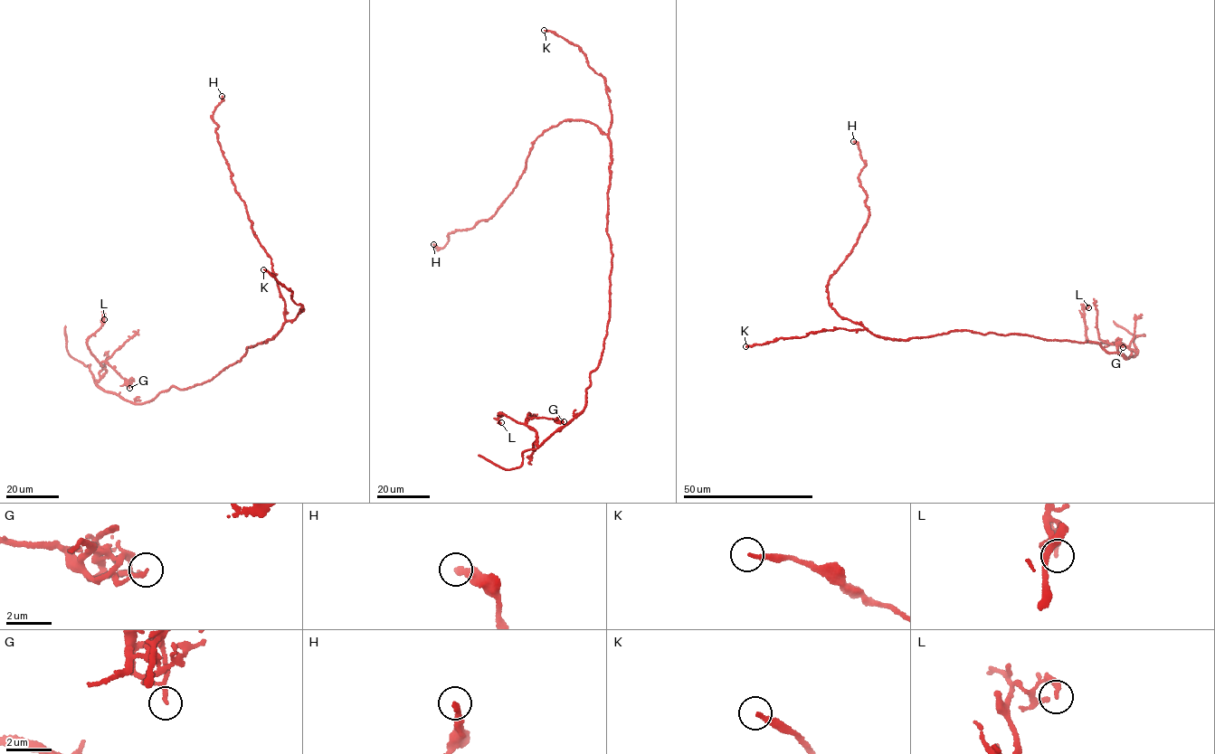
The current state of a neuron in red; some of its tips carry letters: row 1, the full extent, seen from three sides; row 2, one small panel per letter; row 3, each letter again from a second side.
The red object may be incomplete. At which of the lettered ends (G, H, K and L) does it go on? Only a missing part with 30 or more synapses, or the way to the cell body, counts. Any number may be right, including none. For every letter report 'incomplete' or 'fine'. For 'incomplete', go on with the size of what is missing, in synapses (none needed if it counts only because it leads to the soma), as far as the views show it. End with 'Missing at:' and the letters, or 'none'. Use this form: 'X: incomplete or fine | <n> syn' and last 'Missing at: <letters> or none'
G: fine
H: fine
K: incomplete | 35 syn
L: fine
Missing at: K

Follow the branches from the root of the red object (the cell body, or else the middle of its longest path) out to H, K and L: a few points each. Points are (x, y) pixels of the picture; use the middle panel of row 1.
H: (608, 209), (609, 136), (564, 120), (536, 139), (495, 214), (450, 233), (442, 248), (433, 244)
K: (608, 209), (611, 163), (608, 131), (612, 117), (605, 81), (589, 67), (580, 47), (544, 30)
L: (608, 209), (610, 321), (601, 362), (590, 373), (583, 410), (539, 446), (531, 428), (500, 412), (501, 422)

